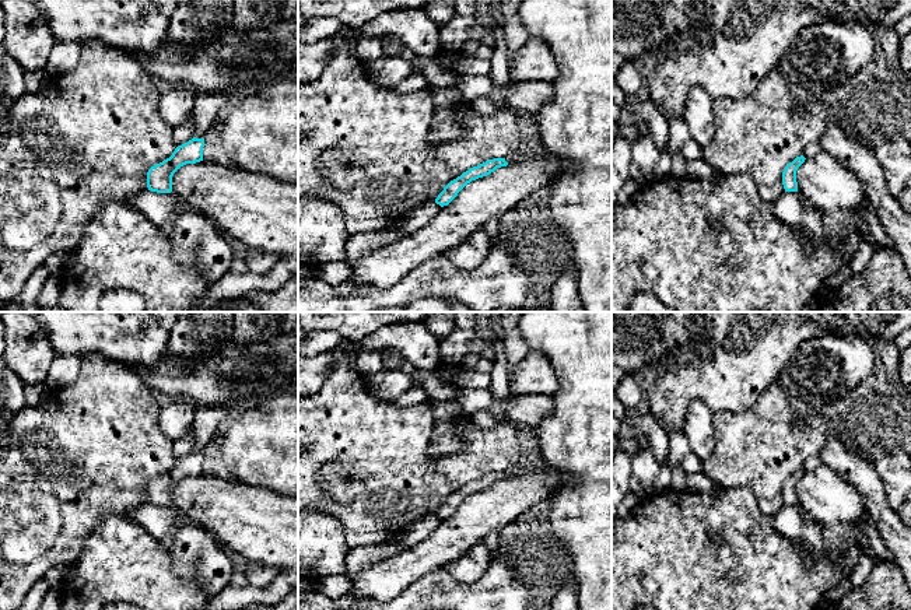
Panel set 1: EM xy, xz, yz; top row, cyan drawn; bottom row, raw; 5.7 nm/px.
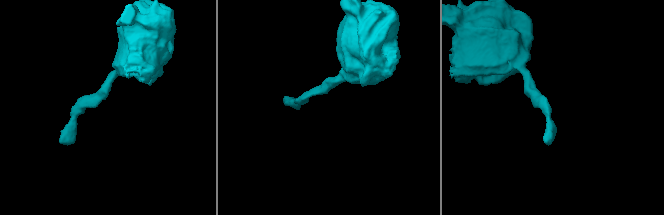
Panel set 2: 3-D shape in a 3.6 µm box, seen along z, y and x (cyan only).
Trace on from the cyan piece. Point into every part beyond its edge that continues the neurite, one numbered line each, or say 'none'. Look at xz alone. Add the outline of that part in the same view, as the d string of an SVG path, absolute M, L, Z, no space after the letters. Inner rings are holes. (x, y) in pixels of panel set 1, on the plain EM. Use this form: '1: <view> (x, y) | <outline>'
none

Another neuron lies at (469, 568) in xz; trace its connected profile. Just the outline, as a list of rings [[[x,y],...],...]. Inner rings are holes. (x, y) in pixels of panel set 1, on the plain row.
[[[480,540],[463,557],[448,564],[445,569],[462,583],[473,583],[487,572],[490,561],[491,554]]]

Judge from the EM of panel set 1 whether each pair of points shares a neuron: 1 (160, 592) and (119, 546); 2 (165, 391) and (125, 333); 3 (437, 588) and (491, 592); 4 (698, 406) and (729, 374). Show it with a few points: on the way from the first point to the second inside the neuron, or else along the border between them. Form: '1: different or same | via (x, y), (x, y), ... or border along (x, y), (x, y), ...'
1: same | via (149, 581), (125, 557)
2: different | border along (167, 349), (154, 364), (130, 367)
3: same | via (451, 592), (477, 592)
4: different | border along (711, 407), (703, 400), (694, 400), (683, 426)

